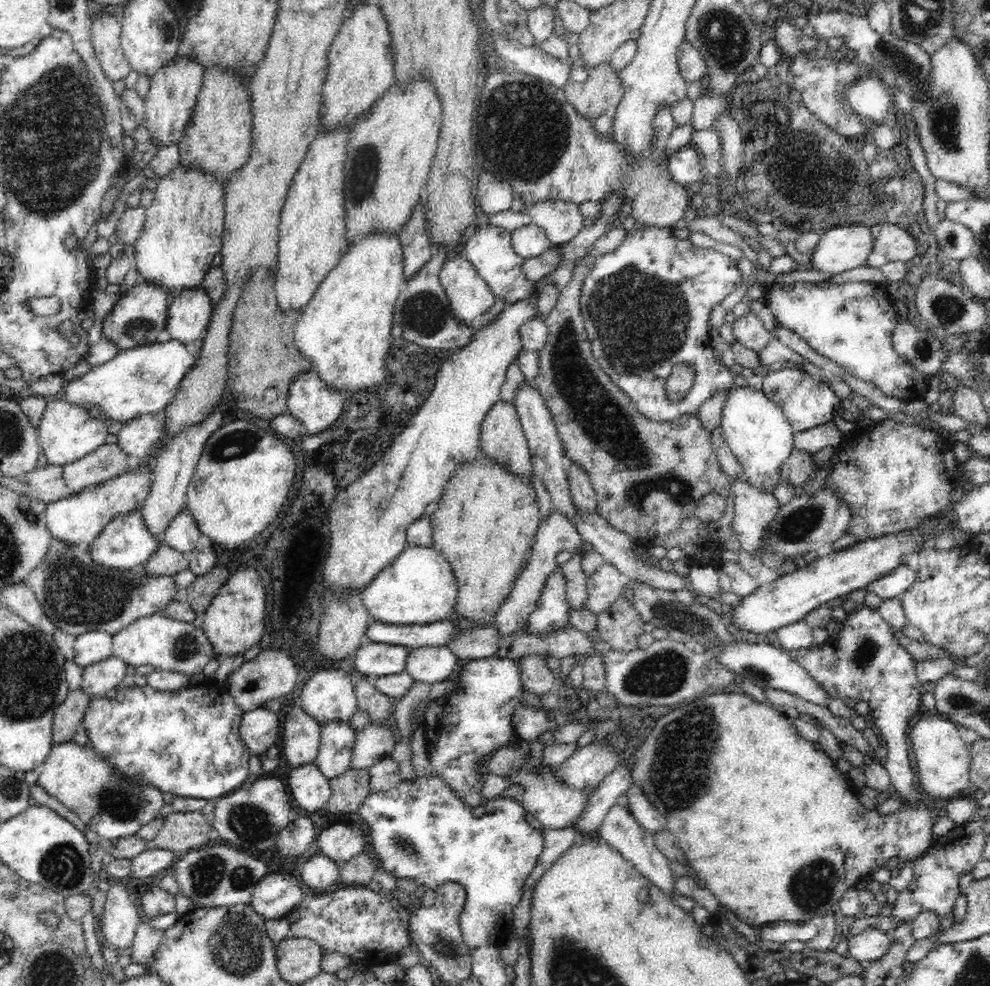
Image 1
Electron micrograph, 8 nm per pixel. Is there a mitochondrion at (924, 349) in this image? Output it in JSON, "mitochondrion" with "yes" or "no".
{"mitochondrion":"yes"}

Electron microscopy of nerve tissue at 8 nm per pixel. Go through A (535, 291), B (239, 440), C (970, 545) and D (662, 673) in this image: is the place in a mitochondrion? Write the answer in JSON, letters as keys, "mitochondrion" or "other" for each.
{"A":"other","B":"mitochondrion","C":"other","D":"mitochondrion"}

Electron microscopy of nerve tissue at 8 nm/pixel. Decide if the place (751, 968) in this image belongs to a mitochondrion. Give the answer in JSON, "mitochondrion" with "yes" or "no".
{"mitochondrion":"no"}

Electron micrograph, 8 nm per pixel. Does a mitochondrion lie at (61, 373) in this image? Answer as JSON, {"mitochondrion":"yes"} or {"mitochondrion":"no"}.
{"mitochondrion":"no"}

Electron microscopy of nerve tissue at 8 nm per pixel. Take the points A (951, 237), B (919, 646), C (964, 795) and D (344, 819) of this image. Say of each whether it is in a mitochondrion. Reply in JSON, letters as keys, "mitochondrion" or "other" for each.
{"A":"mitochondrion","B":"other","C":"other","D":"other"}

